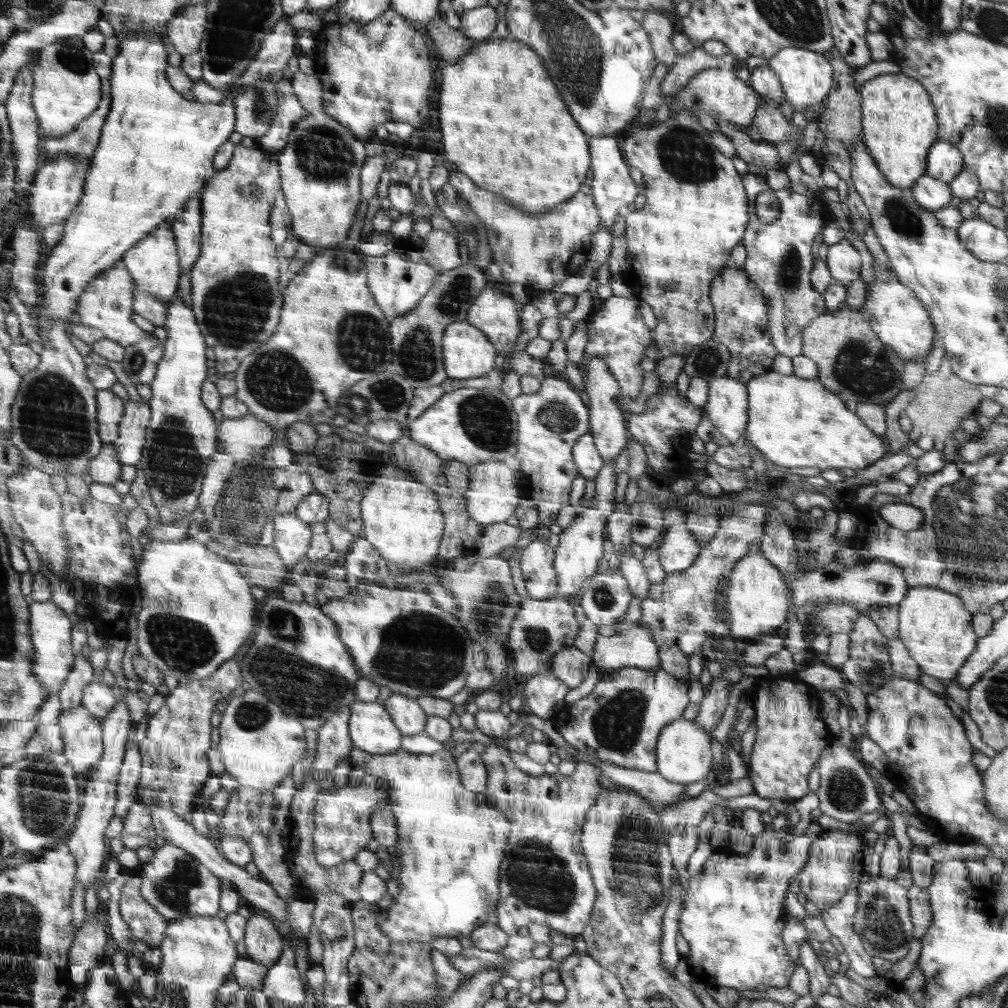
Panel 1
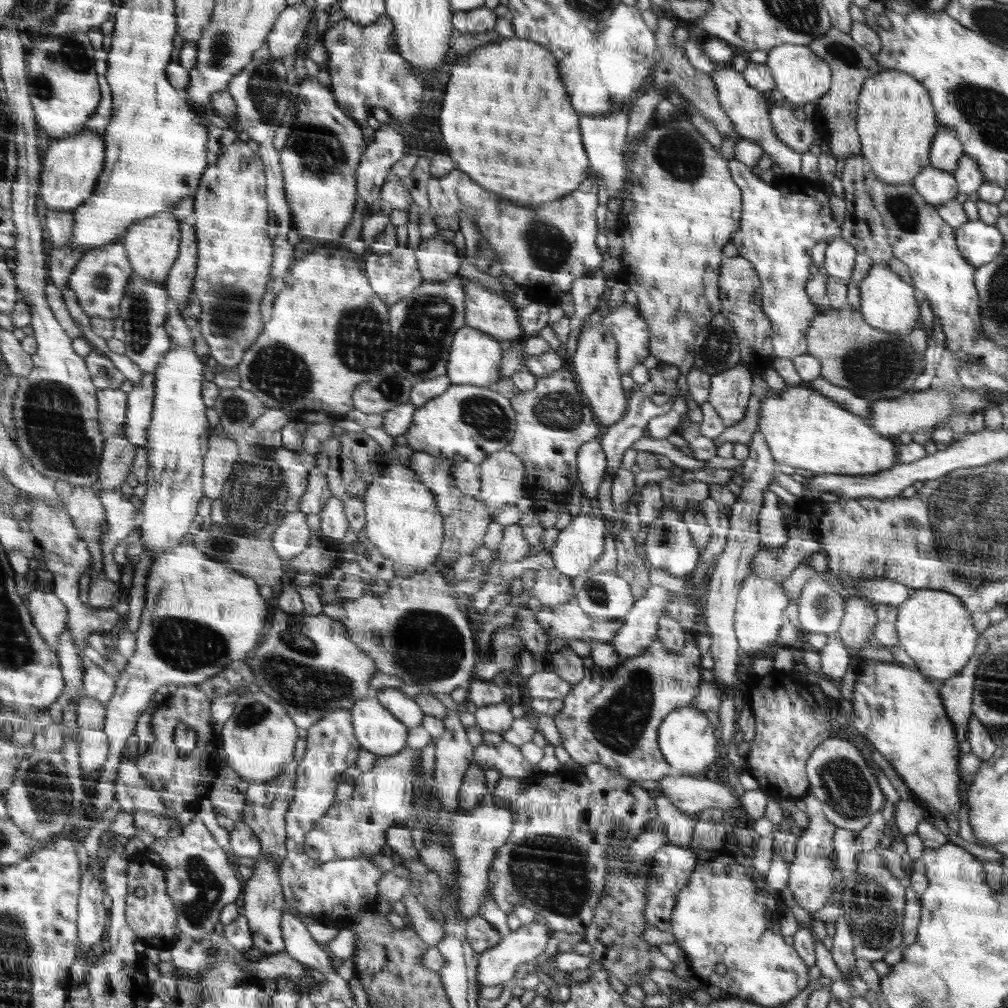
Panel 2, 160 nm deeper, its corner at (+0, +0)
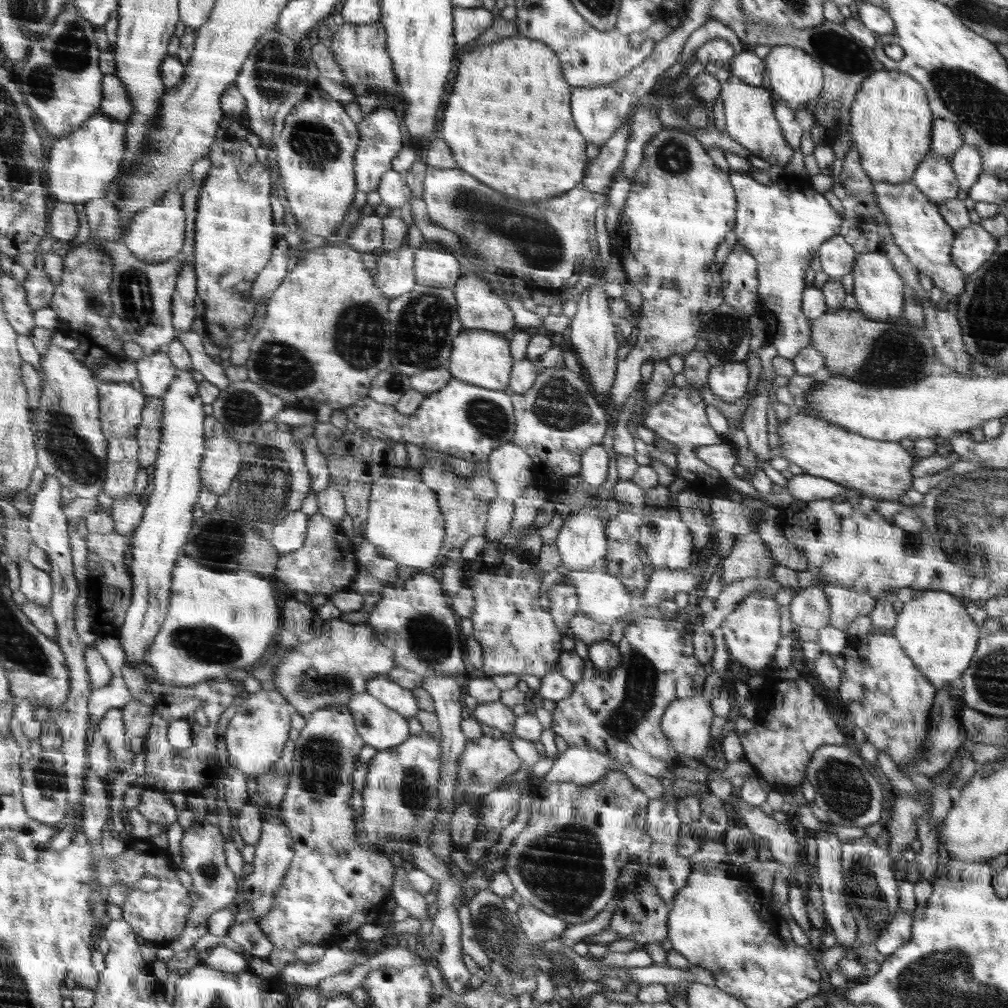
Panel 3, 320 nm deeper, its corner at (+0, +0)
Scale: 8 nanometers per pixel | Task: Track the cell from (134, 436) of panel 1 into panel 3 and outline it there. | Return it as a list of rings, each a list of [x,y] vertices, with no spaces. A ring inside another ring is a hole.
[[[166,349],[138,359],[135,367],[138,369],[136,382],[143,395],[156,398],[164,396],[179,371],[168,357]]]

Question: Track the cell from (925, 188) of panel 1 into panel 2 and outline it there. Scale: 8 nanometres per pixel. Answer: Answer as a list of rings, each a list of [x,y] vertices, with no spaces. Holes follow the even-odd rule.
[[[931,165],[916,176],[913,185],[920,196],[924,197],[925,202],[936,206],[956,199],[959,194],[953,174]]]

